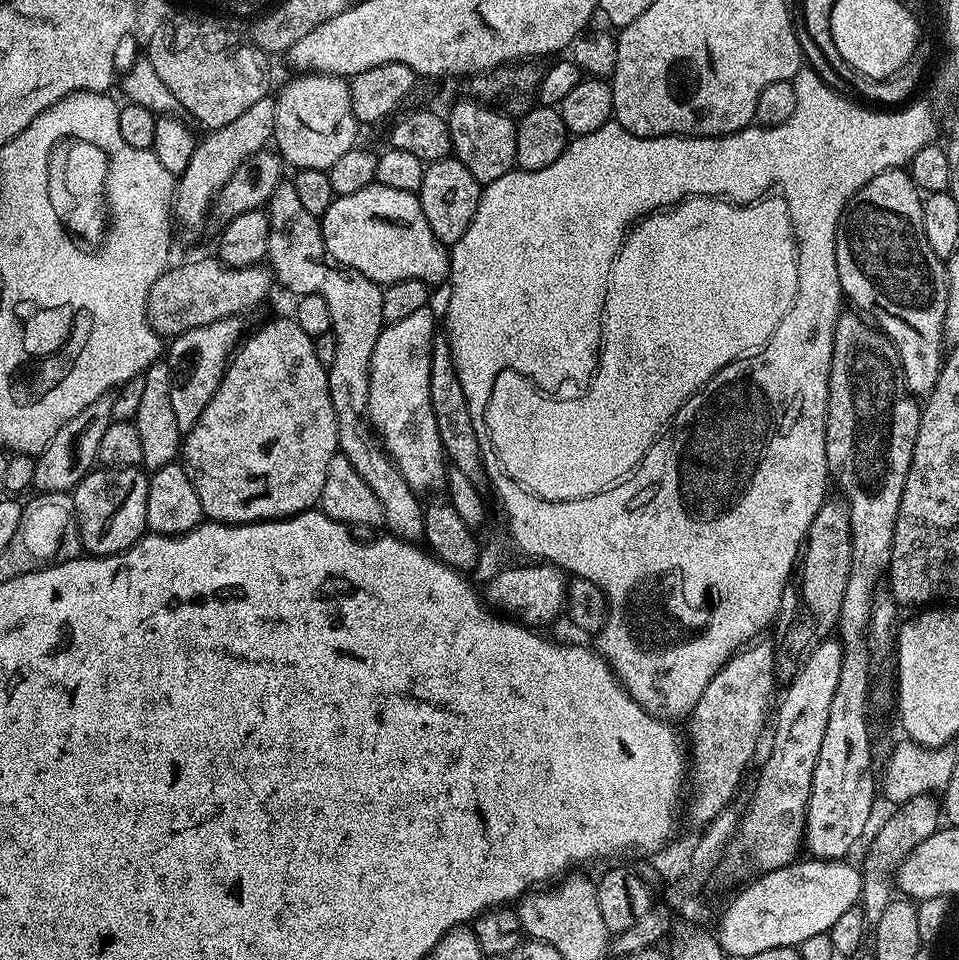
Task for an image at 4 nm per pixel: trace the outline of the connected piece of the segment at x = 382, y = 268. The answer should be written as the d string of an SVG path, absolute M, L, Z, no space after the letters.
M371 184L358 194L336 196L320 220L324 251L342 268L353 268L374 283L387 286L403 280L423 280L435 286L449 279L450 252L430 230L415 192Z

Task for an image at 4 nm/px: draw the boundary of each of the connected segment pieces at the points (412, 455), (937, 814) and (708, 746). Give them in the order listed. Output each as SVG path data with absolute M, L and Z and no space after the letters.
M426 307L400 322L385 324L370 362L368 421L417 494L443 489L446 484L444 447L438 438L438 422L434 422L434 406L430 406L430 354L438 332L432 311Z
M927 794L914 797L902 805L897 805L893 811L895 811L894 814L886 819L877 830L863 862L860 862L863 878L860 908L865 921L872 926L876 925L878 918L882 918L882 912L886 910L886 906L893 899L895 871L930 834L939 831L941 823L939 820L942 820L939 801Z
M752 642L740 649L735 656L732 656L714 674L710 686L698 698L698 702L692 708L690 719L687 721L688 732L692 735L692 744L696 747L696 760L694 756L694 776L696 772L696 789L692 792L692 801L688 804L688 816L697 826L709 824L722 810L729 807L729 804L736 791L740 788L740 779L760 744L760 735L764 732L764 723L769 723L770 713L774 708L774 701L778 696L778 679L776 674L775 658L776 649L770 643L760 644Z

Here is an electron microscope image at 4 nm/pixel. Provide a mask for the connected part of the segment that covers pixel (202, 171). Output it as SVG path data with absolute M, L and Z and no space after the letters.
M265 98L254 102L234 122L221 128L211 129L208 137L201 139L194 150L194 158L190 158L190 166L178 178L176 195L174 197L174 220L188 232L196 232L204 224L204 219L210 216L214 201L219 196L222 186L230 182L230 174L246 162L255 152L263 149L272 140L274 130L275 103Z

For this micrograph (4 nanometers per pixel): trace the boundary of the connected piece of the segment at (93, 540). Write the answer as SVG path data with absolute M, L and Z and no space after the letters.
M100 466L82 477L71 497L76 507L76 521L80 527L83 551L93 556L113 556L135 546L141 536L145 535L148 526L147 493L148 476L139 467Z

